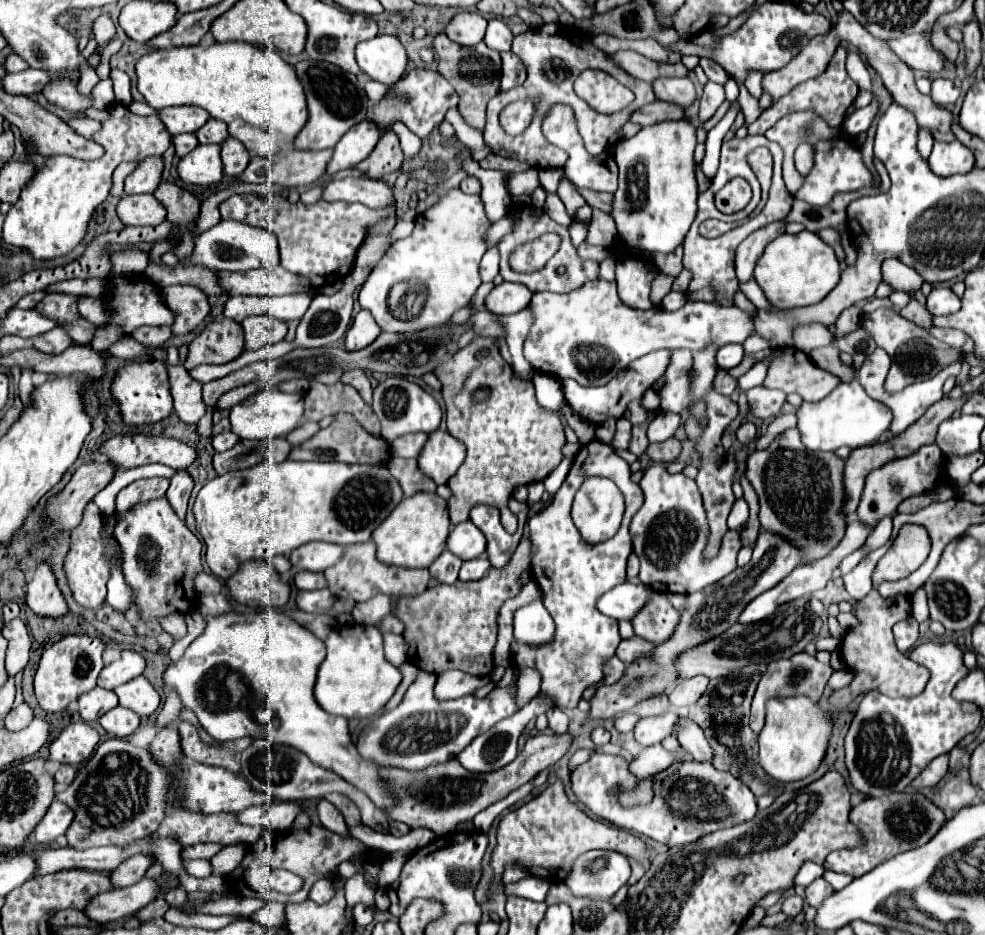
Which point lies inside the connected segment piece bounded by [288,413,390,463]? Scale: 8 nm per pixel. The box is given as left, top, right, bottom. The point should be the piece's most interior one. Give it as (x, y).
(344, 440)

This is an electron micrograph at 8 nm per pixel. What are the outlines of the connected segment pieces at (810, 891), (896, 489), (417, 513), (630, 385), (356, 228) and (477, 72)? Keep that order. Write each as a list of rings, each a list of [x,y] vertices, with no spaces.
[[[816,879],[814,883],[810,883],[806,887],[806,901],[812,907],[820,907],[824,903],[824,899],[830,897],[832,893],[834,893],[834,889],[830,883],[826,883],[824,879]]]
[[[936,443],[920,447],[916,453],[892,459],[886,465],[874,469],[866,477],[866,487],[858,505],[858,519],[870,527],[876,527],[880,519],[884,517],[894,517],[898,505],[912,497],[912,495],[922,495],[922,493],[934,493],[940,487],[950,487],[952,481],[946,477],[946,465],[944,465],[944,453]]]
[[[416,493],[414,497],[406,497],[398,503],[388,519],[384,519],[384,523],[380,523],[380,527],[374,531],[372,539],[376,541],[376,557],[380,563],[406,569],[422,569],[430,567],[430,563],[446,549],[448,533],[448,501],[436,493]]]
[[[660,349],[660,351],[656,351],[656,353],[648,353],[648,355],[640,357],[640,359],[636,359],[628,369],[620,371],[614,379],[610,379],[610,381],[608,381],[606,385],[602,385],[602,387],[582,387],[582,385],[578,385],[578,383],[572,381],[572,379],[564,379],[564,381],[562,381],[564,399],[566,399],[566,403],[568,403],[578,415],[582,415],[582,417],[584,417],[586,421],[590,421],[592,425],[600,425],[600,423],[604,423],[608,417],[620,419],[620,417],[624,415],[624,411],[626,411],[626,405],[628,405],[632,399],[644,395],[644,391],[646,391],[656,379],[660,379],[660,377],[664,375],[664,371],[666,371],[666,367],[668,367],[668,363],[670,363],[670,355],[672,355],[672,351],[668,351],[668,349]]]
[[[242,193],[226,199],[220,205],[220,211],[222,219],[236,219],[276,233],[280,243],[280,265],[292,273],[306,275],[314,287],[324,287],[342,281],[350,273],[356,261],[356,251],[364,241],[368,228],[394,213],[395,207],[372,210],[358,203],[350,205],[342,201],[318,201],[314,205],[304,205],[302,201],[290,203],[286,197],[282,197],[282,193],[274,193],[270,197]]]
[[[444,33],[434,37],[432,47],[438,57],[438,71],[450,81],[460,97],[460,115],[466,121],[486,121],[486,105],[500,91],[500,53],[488,49],[486,43],[478,43],[474,47],[456,45]]]

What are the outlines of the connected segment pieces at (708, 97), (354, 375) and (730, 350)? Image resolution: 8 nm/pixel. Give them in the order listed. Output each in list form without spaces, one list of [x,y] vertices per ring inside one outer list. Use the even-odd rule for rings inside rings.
[[[706,83],[704,95],[702,95],[702,99],[700,99],[700,111],[698,111],[698,119],[700,119],[700,127],[698,127],[698,145],[704,145],[704,141],[706,141],[704,123],[716,113],[716,109],[722,105],[724,99],[726,99],[726,95],[724,95],[724,85]]]
[[[360,369],[346,371],[346,373],[344,373],[342,383],[352,385],[352,387],[362,395],[362,399],[366,401],[366,405],[370,405],[370,403],[372,403],[372,385],[370,385],[370,381],[368,381],[368,377],[366,377],[366,373],[364,373],[364,371],[360,371]]]
[[[728,345],[728,347],[720,347],[718,349],[716,363],[718,363],[718,367],[722,367],[722,369],[728,371],[728,369],[736,367],[742,361],[742,357],[744,357],[742,345]]]

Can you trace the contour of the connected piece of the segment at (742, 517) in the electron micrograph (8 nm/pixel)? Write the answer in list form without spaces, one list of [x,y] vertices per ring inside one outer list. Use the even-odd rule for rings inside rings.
[[[736,499],[730,517],[728,517],[728,527],[730,529],[740,529],[742,523],[748,521],[748,503],[744,499]]]

